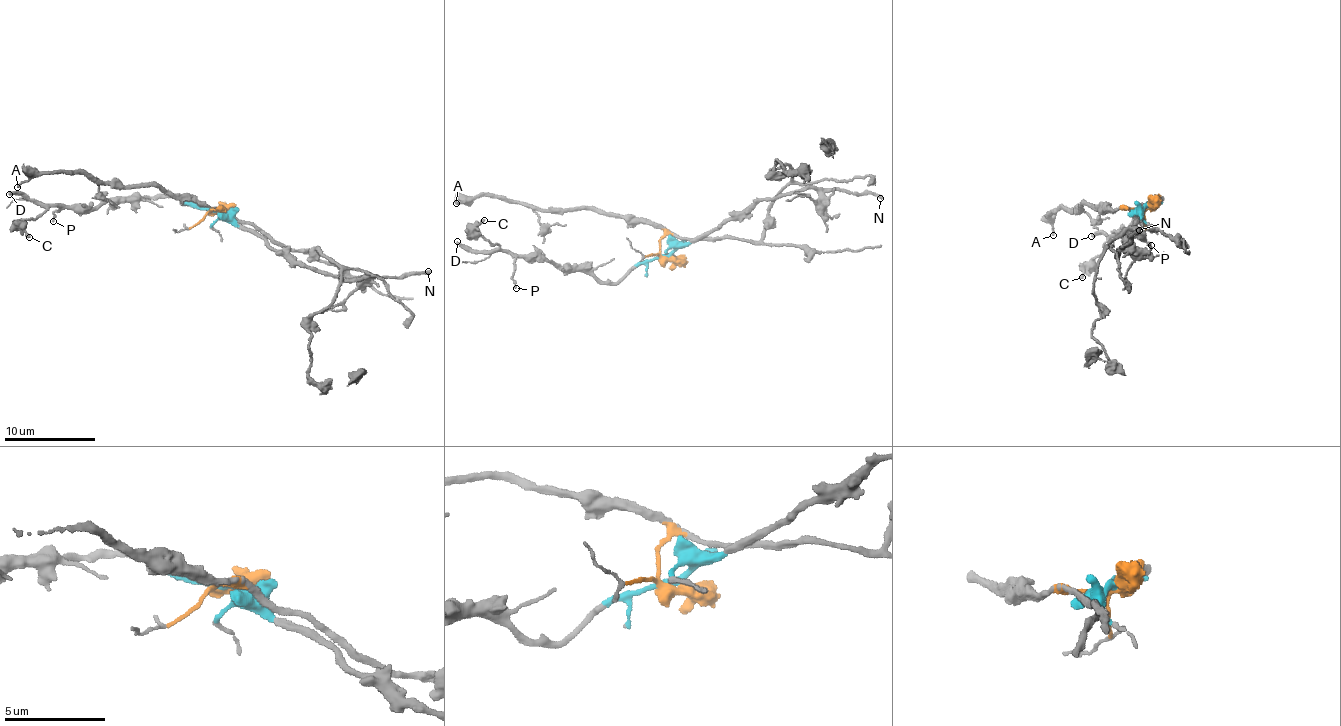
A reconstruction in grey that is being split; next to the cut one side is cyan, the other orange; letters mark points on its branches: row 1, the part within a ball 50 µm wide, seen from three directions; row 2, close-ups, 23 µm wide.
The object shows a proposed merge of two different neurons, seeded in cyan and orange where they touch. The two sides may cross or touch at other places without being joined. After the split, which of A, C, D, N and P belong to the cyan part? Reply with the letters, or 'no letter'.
C, D, N, P

